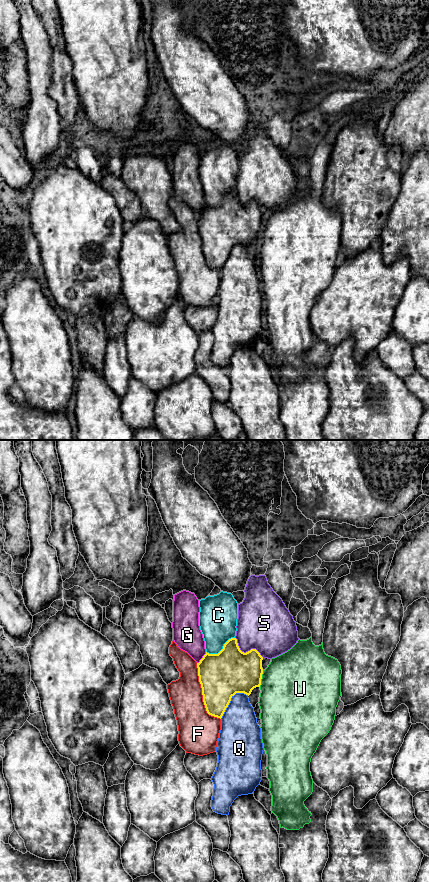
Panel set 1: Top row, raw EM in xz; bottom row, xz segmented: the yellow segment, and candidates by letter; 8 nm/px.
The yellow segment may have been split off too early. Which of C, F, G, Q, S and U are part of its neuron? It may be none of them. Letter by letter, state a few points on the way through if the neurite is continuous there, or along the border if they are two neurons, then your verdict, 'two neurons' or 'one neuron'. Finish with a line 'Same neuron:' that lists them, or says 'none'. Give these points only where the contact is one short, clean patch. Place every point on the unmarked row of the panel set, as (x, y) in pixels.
C: two neurons
F: two neurons
G: two neurons
Q: two neurons
S: two neurons
U: two neurons
Same neuron: none

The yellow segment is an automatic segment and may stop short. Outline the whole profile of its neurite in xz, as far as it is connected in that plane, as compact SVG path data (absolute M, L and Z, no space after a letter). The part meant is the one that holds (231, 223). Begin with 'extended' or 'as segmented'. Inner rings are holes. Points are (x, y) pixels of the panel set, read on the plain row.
as segmented; M236 190L229 191L218 206L209 206L206 204L200 214L197 215L197 220L199 234L202 240L203 254L207 265L221 271L231 250L236 245L244 245L249 248L254 240L260 239L263 226L262 212L263 209L256 201L251 201L246 205L242 204Z

